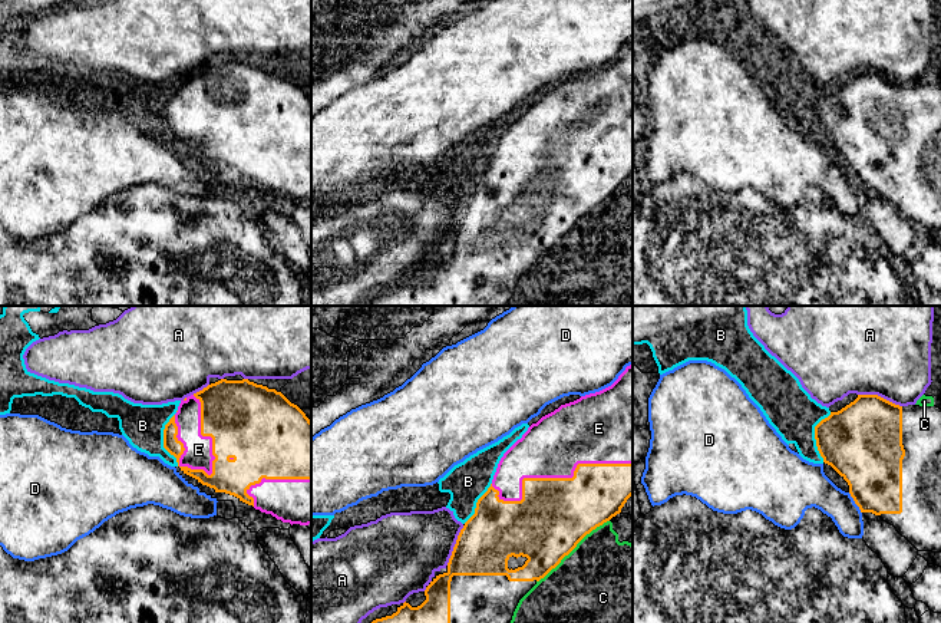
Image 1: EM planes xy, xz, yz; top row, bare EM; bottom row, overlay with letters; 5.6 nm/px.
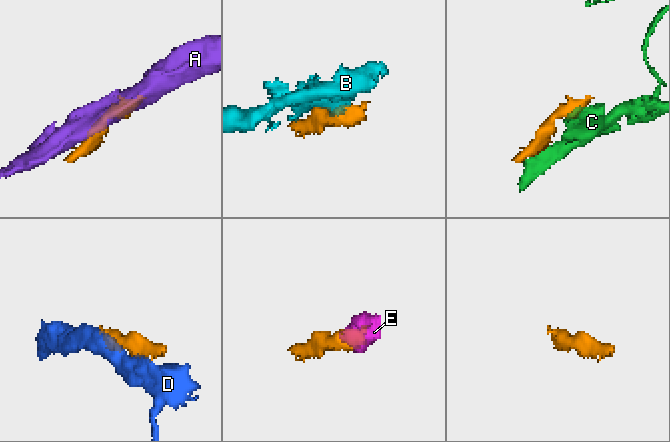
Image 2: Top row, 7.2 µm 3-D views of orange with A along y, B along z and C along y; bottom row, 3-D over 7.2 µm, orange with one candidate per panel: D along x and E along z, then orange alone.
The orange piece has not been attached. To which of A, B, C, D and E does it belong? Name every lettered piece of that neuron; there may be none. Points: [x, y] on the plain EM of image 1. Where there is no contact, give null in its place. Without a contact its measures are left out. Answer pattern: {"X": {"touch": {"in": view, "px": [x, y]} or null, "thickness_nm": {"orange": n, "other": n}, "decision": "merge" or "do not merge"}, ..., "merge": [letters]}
{"A": {"touch": {"in": "yz", "px": [880, 75]}, "thickness_nm": {"orange": 420, "other": 440}, "decision": "do not merge"}, "B": {"touch": {"in": "xy", "px": [164, 118]}, "thickness_nm": {"orange": 90, "other": 240}, "decision": "do not merge"}, "C": {"touch": {"in": "xz", "px": [573, 227]}, "thickness_nm": {"orange": 400, "other": 500}, "decision": "do not merge"}, "D": {"touch": {"in": "yz", "px": [855, 181]}, "thickness_nm": {"orange": 360, "other": 200}, "decision": "do not merge"}, "E": {"touch": {"in": "xz", "px": [552, 157]}, "thickness_nm": {"orange": 400, "other": 340}, "decision": "merge"}, "merge": ["E"]}

